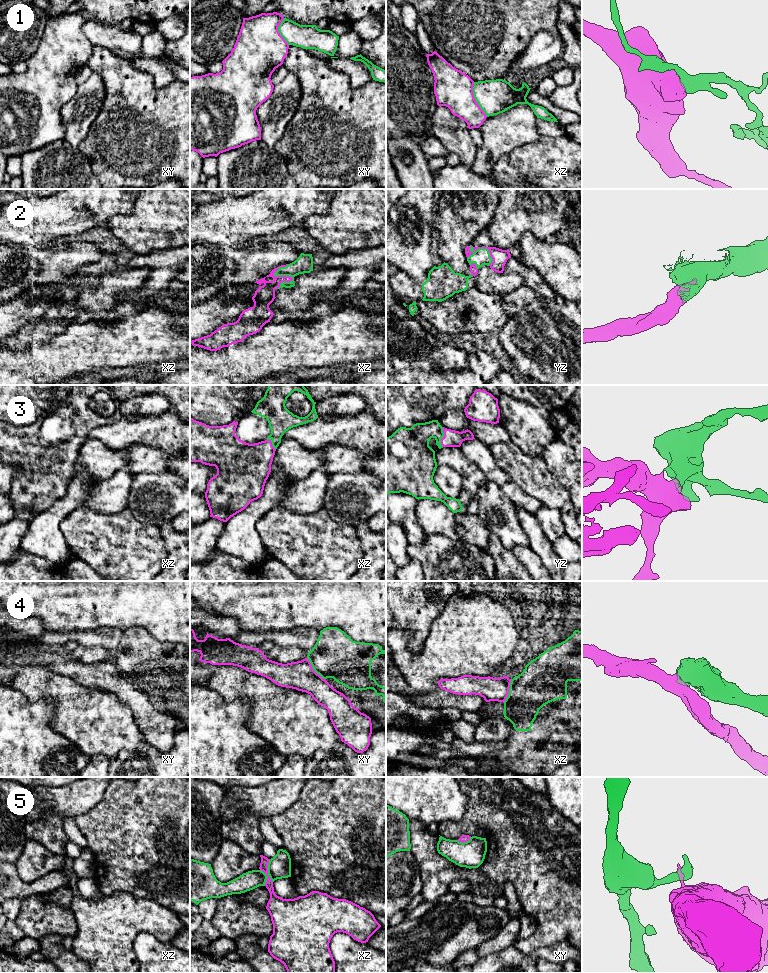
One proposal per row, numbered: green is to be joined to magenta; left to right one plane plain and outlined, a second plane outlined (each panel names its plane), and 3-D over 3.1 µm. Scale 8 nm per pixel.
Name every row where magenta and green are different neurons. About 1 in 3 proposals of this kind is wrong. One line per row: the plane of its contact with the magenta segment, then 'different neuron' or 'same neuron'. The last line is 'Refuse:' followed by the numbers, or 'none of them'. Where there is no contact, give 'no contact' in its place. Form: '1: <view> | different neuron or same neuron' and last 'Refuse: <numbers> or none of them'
1: xz | different neuron
2: xz | same neuron
3: yz | same neuron
4: xy | different neuron
5: xz | different neuron
Refuse: 1, 4, 5

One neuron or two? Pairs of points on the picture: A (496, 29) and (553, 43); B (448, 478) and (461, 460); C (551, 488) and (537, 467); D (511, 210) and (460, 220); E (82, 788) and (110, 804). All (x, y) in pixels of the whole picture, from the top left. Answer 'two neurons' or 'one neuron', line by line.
A: two neurons
B: two neurons
C: one neuron
D: two neurons
E: two neurons

